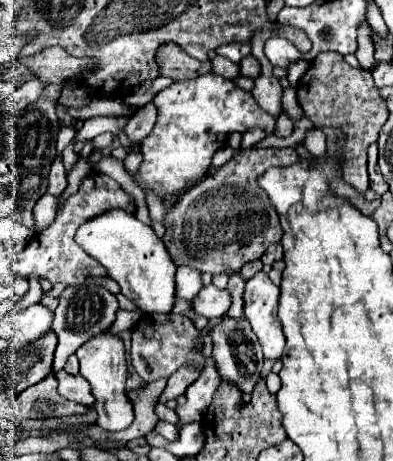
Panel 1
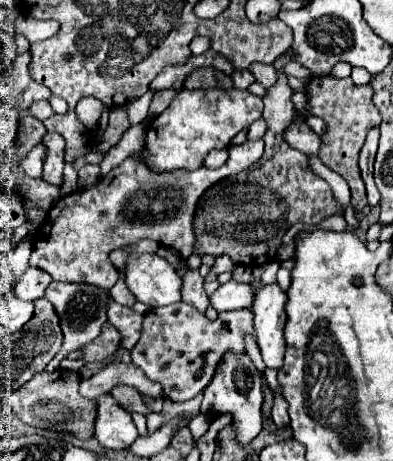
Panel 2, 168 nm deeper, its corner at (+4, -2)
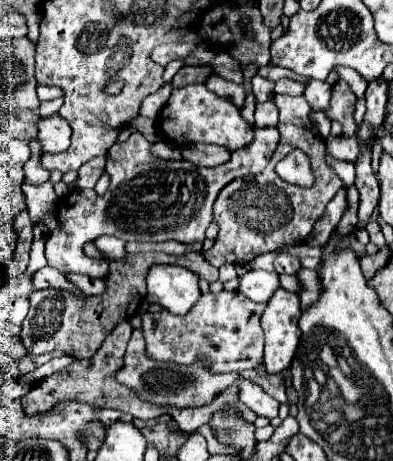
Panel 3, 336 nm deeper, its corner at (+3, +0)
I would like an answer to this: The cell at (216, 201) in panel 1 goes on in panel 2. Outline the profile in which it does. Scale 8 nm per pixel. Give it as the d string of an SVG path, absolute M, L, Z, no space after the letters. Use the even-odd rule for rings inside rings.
M280 56L274 62L278 72L278 82L268 88L264 100L264 120L268 122L268 132L264 134L266 152L262 160L248 174L230 176L214 184L196 208L194 228L196 228L196 252L222 256L228 254L236 264L242 266L260 266L276 260L276 250L282 244L282 236L296 222L318 224L330 214L340 214L336 200L332 198L330 186L310 170L308 156L300 150L294 150L284 140L286 128L296 116L292 102L292 88L288 86L286 74L282 72L284 64L290 62L290 56Z

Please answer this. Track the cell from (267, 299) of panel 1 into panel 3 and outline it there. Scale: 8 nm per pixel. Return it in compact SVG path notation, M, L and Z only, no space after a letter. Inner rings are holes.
M283 288L275 290L269 298L267 308L261 316L261 326L265 332L265 368L269 374L285 372L291 366L299 344L299 322L301 306L295 292Z

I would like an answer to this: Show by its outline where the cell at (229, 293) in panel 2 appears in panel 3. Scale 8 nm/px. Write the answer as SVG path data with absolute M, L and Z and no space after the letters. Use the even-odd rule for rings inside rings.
M251 270L239 276L237 292L247 296L253 302L267 302L273 296L273 290L279 288L279 274L277 272L263 272Z

